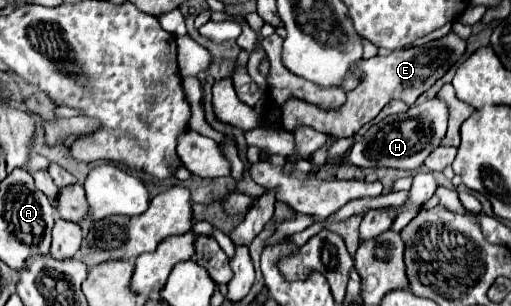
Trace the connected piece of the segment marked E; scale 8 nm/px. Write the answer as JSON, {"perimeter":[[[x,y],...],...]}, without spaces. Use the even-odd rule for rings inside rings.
{"perimeter":[[[447,34],[423,46],[393,50],[389,56],[373,56],[369,60],[361,58],[357,62],[357,68],[361,70],[359,86],[351,92],[345,92],[347,100],[343,106],[339,106],[339,110],[323,110],[319,106],[311,106],[309,102],[299,102],[299,98],[289,98],[283,104],[281,124],[287,132],[291,132],[297,124],[305,124],[335,138],[349,138],[363,124],[371,122],[379,114],[379,110],[391,100],[399,98],[411,106],[419,98],[419,94],[423,94],[429,86],[433,86],[459,60],[459,56],[465,52],[465,46],[467,46],[465,40],[461,40],[455,34]]]}

